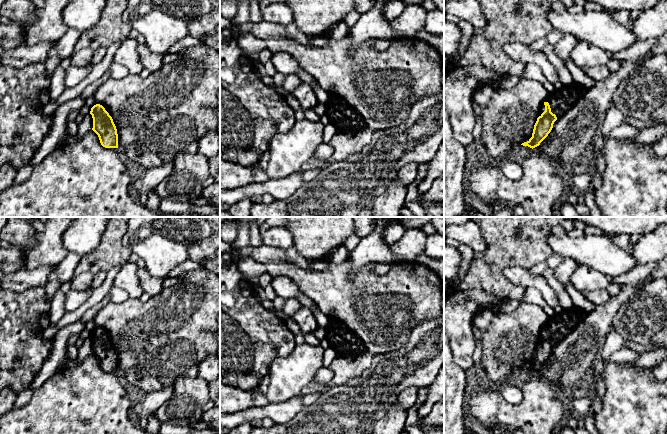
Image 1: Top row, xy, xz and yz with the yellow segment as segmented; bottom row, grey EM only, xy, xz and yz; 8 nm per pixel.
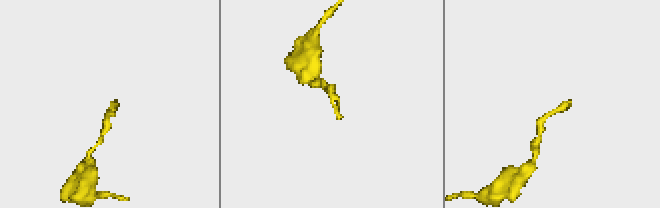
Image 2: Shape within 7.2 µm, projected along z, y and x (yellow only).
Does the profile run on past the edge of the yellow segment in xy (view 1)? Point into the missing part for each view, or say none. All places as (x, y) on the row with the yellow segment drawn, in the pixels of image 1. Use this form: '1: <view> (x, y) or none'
1: none

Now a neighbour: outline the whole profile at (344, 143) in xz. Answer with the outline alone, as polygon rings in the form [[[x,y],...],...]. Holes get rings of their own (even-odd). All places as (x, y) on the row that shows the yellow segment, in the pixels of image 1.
[[[367,126],[360,130],[342,131],[337,129],[329,141],[333,148],[331,161],[340,162],[358,153],[372,139],[373,131]]]

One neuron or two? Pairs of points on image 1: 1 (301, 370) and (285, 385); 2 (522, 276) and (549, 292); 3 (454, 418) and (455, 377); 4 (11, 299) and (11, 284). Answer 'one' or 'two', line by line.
1: one
2: one
3: one
4: two

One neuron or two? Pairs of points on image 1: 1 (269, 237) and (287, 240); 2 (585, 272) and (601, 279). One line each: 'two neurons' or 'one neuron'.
1: one neuron
2: one neuron

